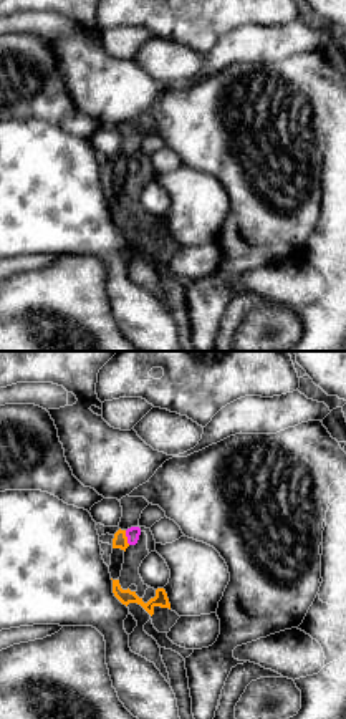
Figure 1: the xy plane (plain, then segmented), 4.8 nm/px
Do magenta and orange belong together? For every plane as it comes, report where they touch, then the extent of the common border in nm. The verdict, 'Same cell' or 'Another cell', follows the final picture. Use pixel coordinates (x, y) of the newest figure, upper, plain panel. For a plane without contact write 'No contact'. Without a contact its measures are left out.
Touches magenta at (126, 164). Shared border 80 nm

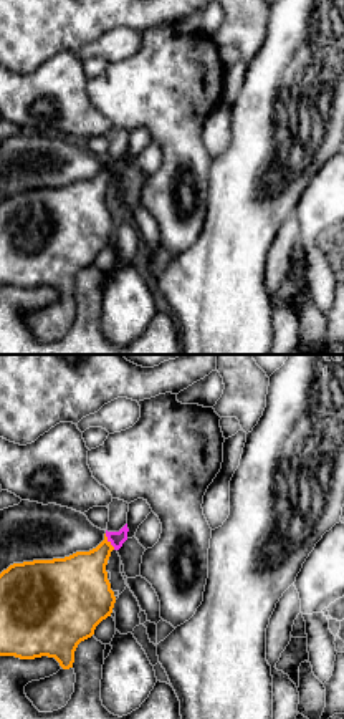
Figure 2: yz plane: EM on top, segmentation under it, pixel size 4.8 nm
Touches magenta at (108, 169). Shared border 90 nm

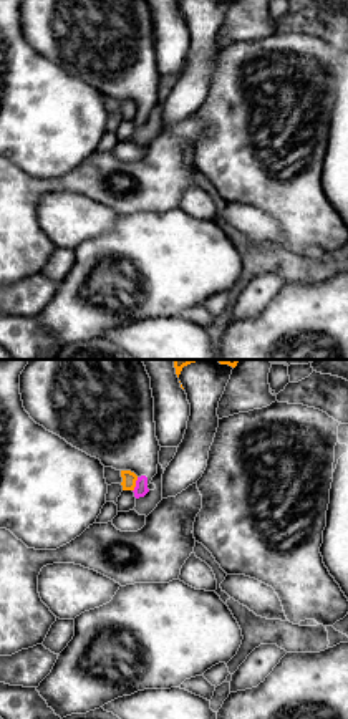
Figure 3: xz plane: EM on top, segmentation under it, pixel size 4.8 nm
Touches magenta at (136, 113). Shared border 80 nm

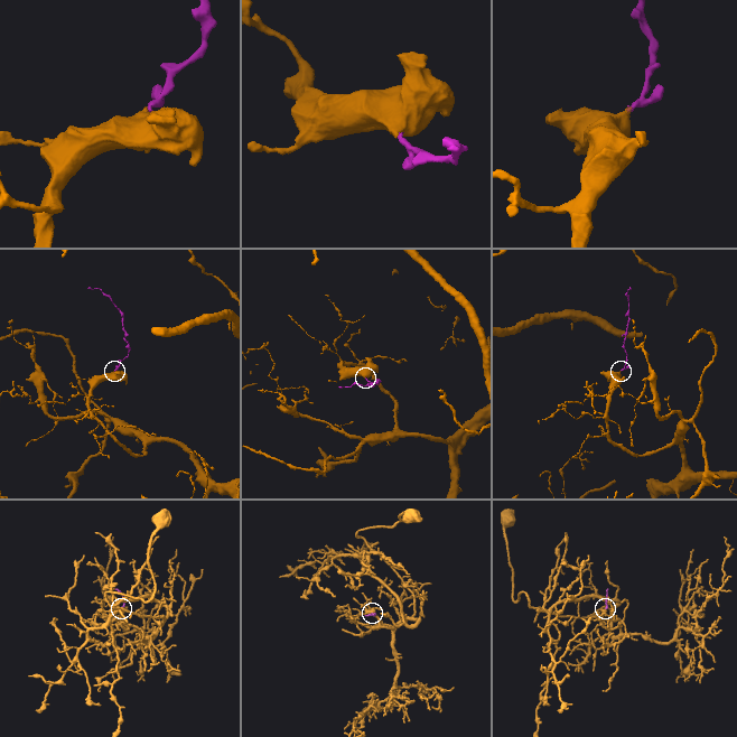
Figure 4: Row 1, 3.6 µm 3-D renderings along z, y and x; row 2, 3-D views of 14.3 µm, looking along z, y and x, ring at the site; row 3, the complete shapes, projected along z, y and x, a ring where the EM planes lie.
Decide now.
Another cell

